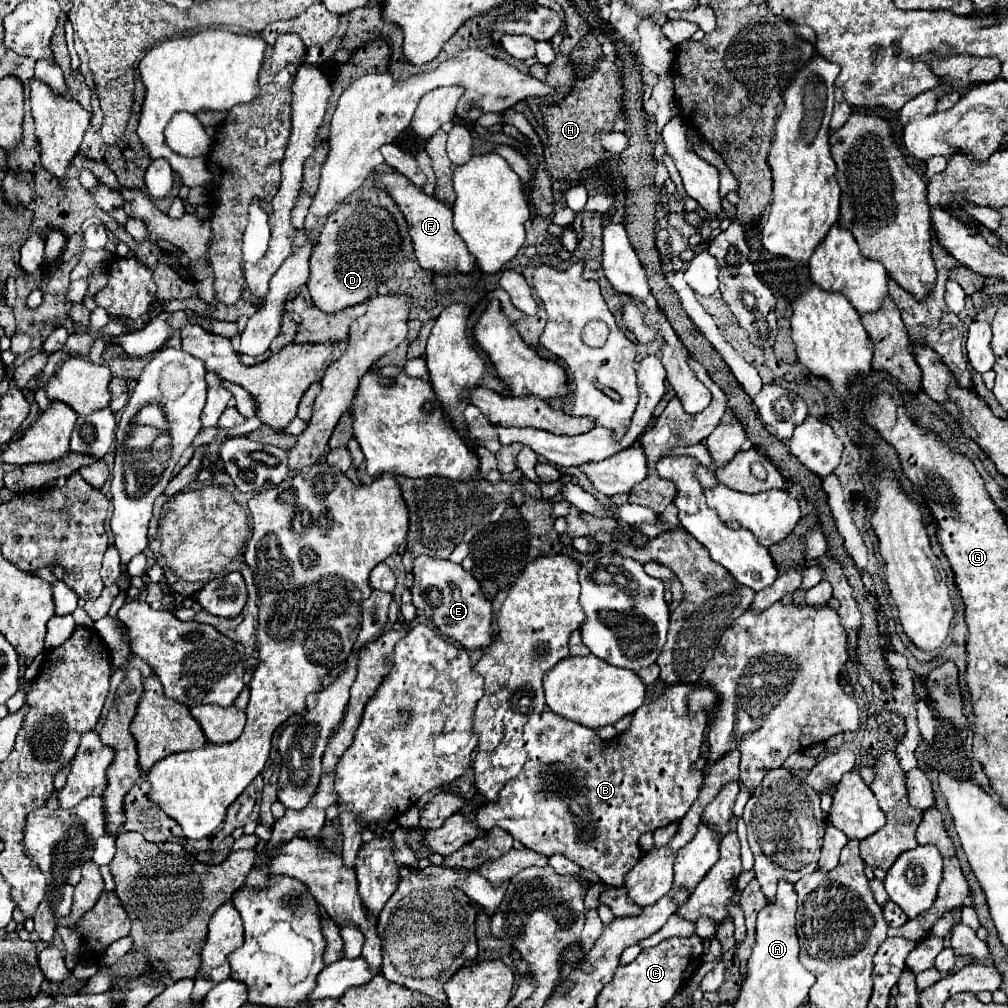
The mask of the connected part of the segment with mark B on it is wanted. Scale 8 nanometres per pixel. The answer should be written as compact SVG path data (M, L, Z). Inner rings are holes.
M694 685L666 687L666 691L654 703L642 705L638 711L634 711L632 727L626 733L616 735L610 741L600 739L596 731L568 721L552 711L532 715L524 725L524 747L528 759L522 775L502 787L498 801L484 803L480 809L476 809L474 819L456 815L450 817L440 829L432 829L432 833L424 831L424 845L434 853L450 855L462 845L470 843L482 829L490 831L492 827L502 827L524 847L544 855L562 853L582 869L594 871L604 885L622 887L624 875L642 857L642 849L638 847L640 835L682 819L702 787L702 771L694 769L694 761L700 755L700 741L704 741L708 719L704 719L704 713L688 713L686 697L692 687Z

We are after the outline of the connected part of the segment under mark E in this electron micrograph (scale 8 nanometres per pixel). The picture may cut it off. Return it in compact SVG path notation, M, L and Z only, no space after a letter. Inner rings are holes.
M418 557L418 561L414 563L414 569L412 569L412 575L414 575L414 585L410 587L410 593L412 593L414 607L424 611L424 615L436 625L436 629L444 637L458 641L468 651L484 649L492 643L492 625L490 625L492 623L492 605L480 595L480 583L468 571L464 571L462 565L458 565L454 561L436 559L436 557Z

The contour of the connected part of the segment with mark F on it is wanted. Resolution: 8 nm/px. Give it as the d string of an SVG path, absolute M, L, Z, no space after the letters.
M374 173L374 187L378 191L384 191L390 195L400 211L406 217L408 223L408 235L414 245L416 259L422 269L432 269L434 273L450 273L450 271L460 271L460 273L470 273L470 269L476 269L474 257L468 253L468 247L464 245L462 237L456 233L452 225L452 207L438 201L432 195L426 195L420 187L412 185L404 175L400 173Z

